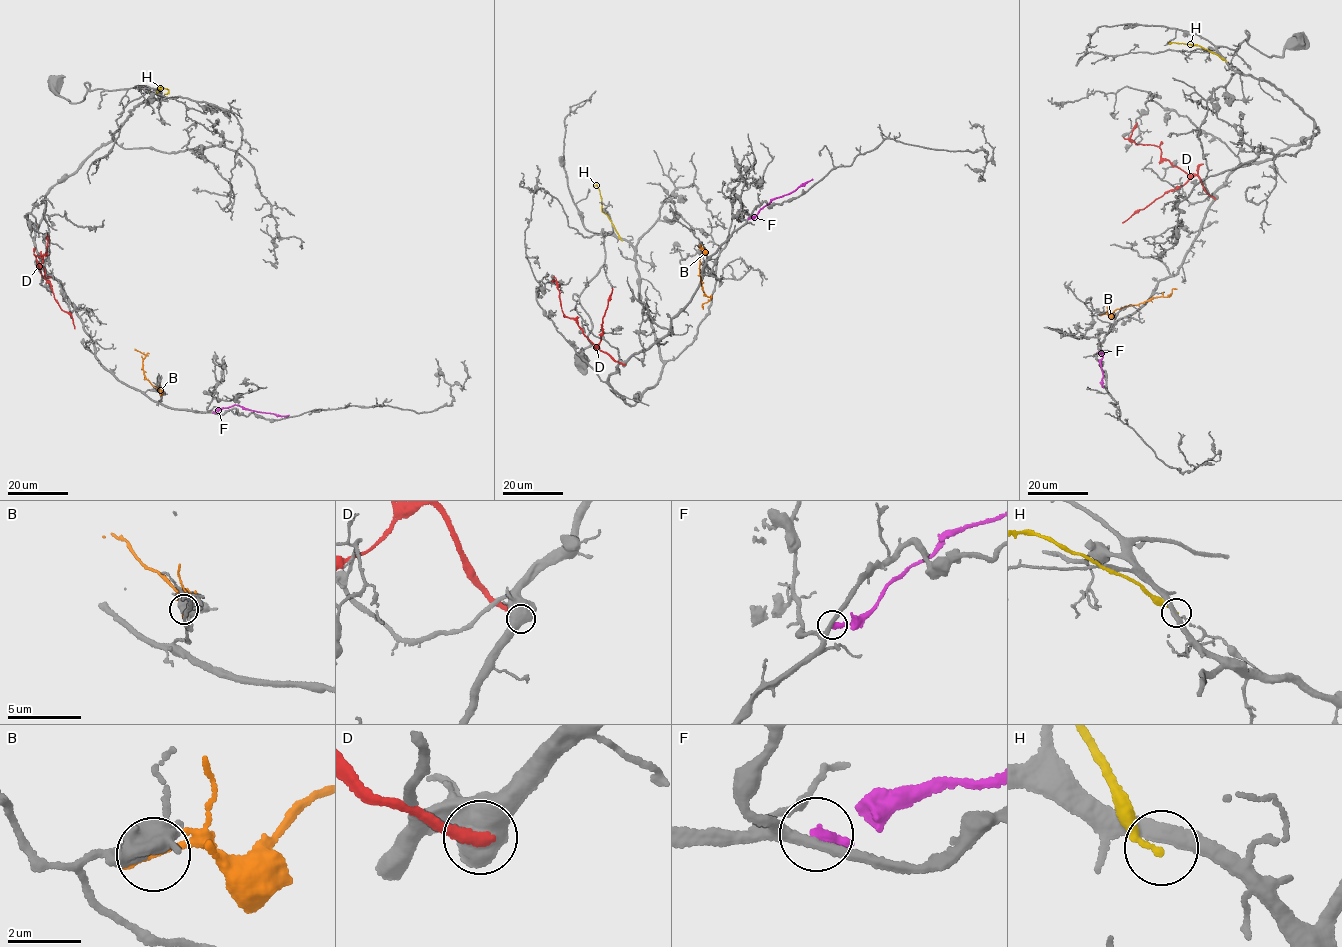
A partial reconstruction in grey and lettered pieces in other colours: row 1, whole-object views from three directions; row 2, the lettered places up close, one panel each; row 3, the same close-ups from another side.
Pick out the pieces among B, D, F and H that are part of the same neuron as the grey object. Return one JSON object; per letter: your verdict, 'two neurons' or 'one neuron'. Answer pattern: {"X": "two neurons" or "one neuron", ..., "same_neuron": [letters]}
{"B": "two neurons", "D": "two neurons", "F": "two neurons", "H": "two neurons", "same_neuron": []}

